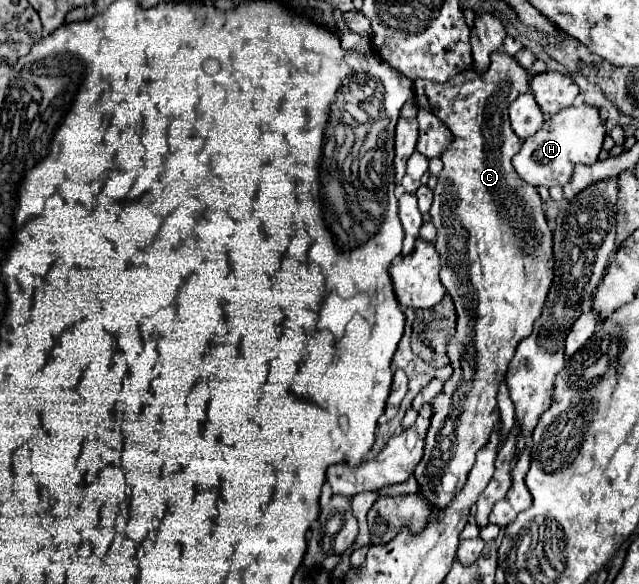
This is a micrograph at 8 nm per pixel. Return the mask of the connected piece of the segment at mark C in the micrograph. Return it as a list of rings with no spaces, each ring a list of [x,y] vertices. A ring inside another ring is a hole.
[[[493,51],[491,53],[491,63],[489,67],[483,71],[483,73],[477,73],[473,67],[467,67],[465,71],[461,71],[461,75],[455,75],[453,79],[445,81],[445,83],[433,83],[433,81],[425,81],[423,83],[423,89],[425,89],[425,97],[427,97],[427,107],[445,123],[445,127],[451,131],[453,139],[447,146],[445,152],[441,155],[441,161],[443,161],[443,171],[439,173],[437,177],[437,185],[433,189],[433,205],[431,205],[431,221],[433,225],[437,227],[437,239],[435,239],[435,249],[439,253],[439,259],[441,259],[441,283],[447,291],[447,295],[453,299],[453,305],[455,305],[455,313],[457,313],[457,333],[455,337],[449,341],[447,345],[447,357],[451,361],[451,367],[453,367],[453,375],[445,381],[441,393],[431,401],[433,403],[433,417],[431,417],[431,427],[429,427],[429,433],[427,433],[427,443],[425,443],[425,455],[423,459],[419,461],[419,465],[415,467],[415,477],[419,481],[419,487],[421,487],[421,493],[425,495],[425,499],[433,505],[433,509],[443,509],[453,497],[455,493],[465,485],[467,481],[467,475],[469,475],[469,469],[473,467],[475,463],[475,455],[477,451],[489,441],[489,435],[499,419],[499,407],[497,407],[497,389],[499,389],[499,383],[505,379],[505,373],[507,373],[507,365],[509,361],[513,359],[515,355],[515,349],[517,349],[517,343],[529,335],[529,331],[533,329],[533,321],[537,319],[537,315],[541,315],[541,307],[545,303],[545,295],[549,293],[549,287],[551,287],[551,281],[553,281],[553,233],[545,221],[545,213],[543,213],[543,201],[539,199],[539,193],[533,185],[525,183],[523,179],[519,179],[519,175],[513,171],[513,165],[511,165],[511,157],[519,151],[521,147],[521,141],[517,139],[517,135],[513,135],[513,129],[509,127],[509,115],[507,115],[507,107],[523,93],[529,93],[529,73],[517,63],[515,57],[507,55],[505,51]]]

